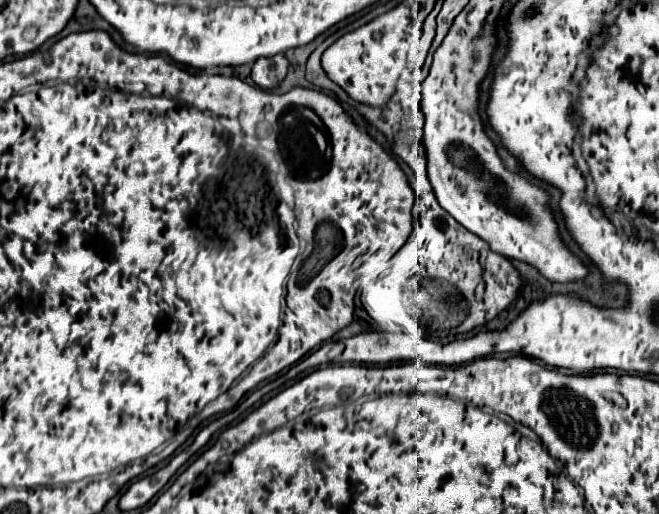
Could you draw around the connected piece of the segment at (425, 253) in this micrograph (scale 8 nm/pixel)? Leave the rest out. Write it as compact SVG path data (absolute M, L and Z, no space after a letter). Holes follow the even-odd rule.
M429 193L427 199L423 199L423 203L425 205L421 205L421 209L423 209L421 221L417 219L419 227L413 229L415 237L421 241L421 247L405 245L393 257L393 265L391 265L389 273L374 273L370 277L361 279L361 301L366 311L375 309L375 317L371 318L377 325L377 332L410 335L410 323L419 321L419 325L423 327L427 337L441 341L441 339L457 337L457 333L469 333L473 329L473 327L465 327L465 319L469 319L469 299L475 299L475 287L479 283L485 283L485 293L487 293L485 315L489 315L489 311L493 311L493 317L497 317L505 307L509 307L517 299L519 289L523 287L523 279L515 267L513 267L513 279L509 279L509 275L505 275L505 271L501 271L501 263L493 263L493 259L501 259L501 255L493 253L483 239L479 239L471 231L465 231L465 227L461 227L455 219L451 219L451 215L437 203L435 195ZM381 283L385 283L385 307L381 305L381 297L377 299L377 295L381 295Z

